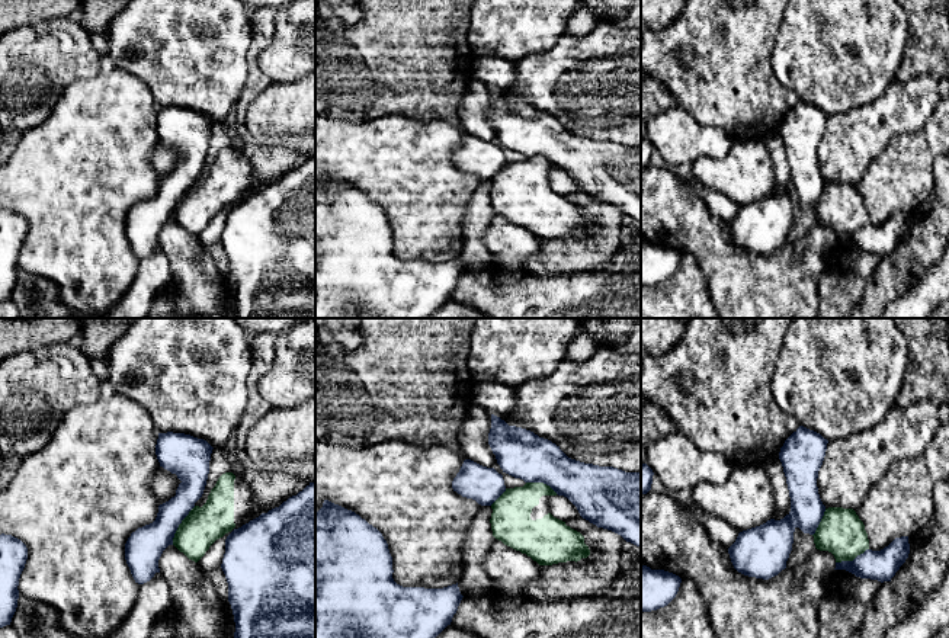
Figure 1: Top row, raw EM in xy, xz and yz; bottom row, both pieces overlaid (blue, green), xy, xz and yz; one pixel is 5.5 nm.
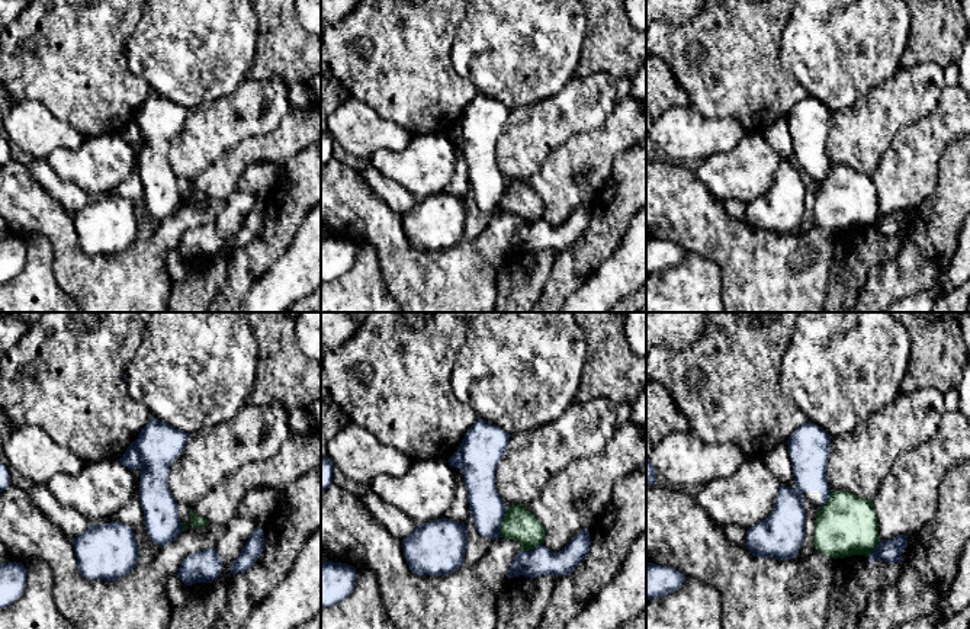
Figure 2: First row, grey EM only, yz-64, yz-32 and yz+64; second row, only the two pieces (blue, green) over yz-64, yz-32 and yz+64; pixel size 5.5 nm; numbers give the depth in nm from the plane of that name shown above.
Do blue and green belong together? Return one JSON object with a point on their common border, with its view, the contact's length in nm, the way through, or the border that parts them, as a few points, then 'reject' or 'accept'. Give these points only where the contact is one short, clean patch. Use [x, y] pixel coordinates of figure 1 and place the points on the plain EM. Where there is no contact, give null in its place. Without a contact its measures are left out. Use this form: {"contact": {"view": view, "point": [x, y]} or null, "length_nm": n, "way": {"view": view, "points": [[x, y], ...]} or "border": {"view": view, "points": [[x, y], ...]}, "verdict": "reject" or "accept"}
{"contact": {"view": "xy", "point": [179, 198]}, "length_nm": 260, "verdict": "reject"}

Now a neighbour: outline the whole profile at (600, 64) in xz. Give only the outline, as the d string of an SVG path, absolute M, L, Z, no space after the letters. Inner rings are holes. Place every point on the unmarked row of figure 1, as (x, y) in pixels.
M600 20L583 36L576 36L562 32L557 38L557 42L549 49L544 52L535 52L525 58L517 60L514 62L514 73L516 73L516 81L510 89L507 90L494 89L501 94L504 94L509 100L530 105L539 112L551 115L571 134L599 141L613 141L625 147L641 145L641 31L639 29L619 29L616 25Z

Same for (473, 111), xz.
M472 78L458 106L458 116L465 132L487 142L497 138L488 119L490 103L491 87L478 78Z

